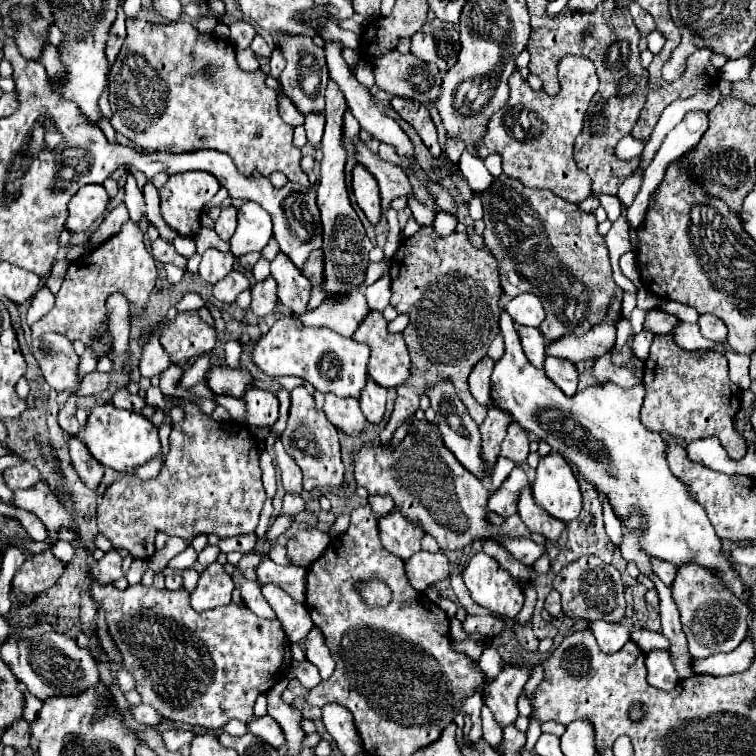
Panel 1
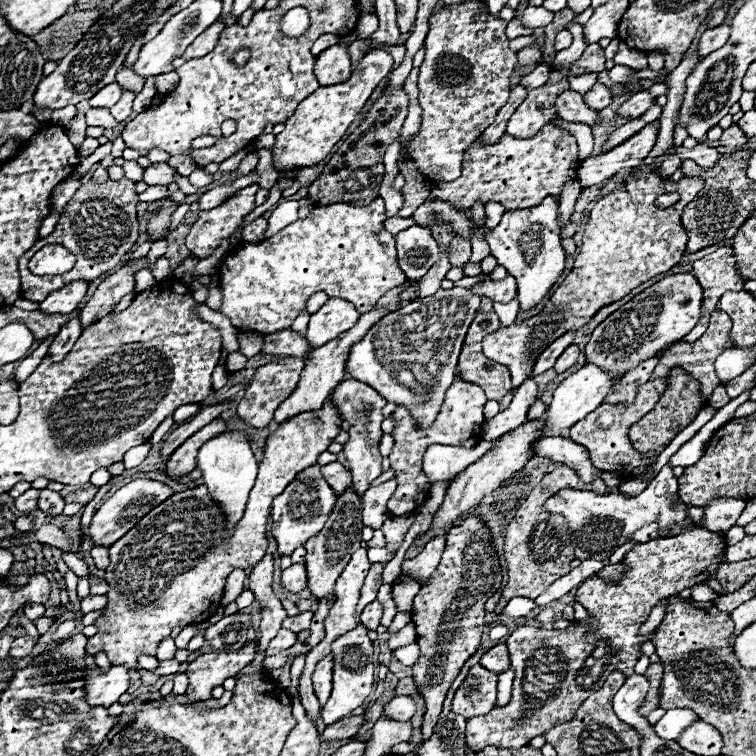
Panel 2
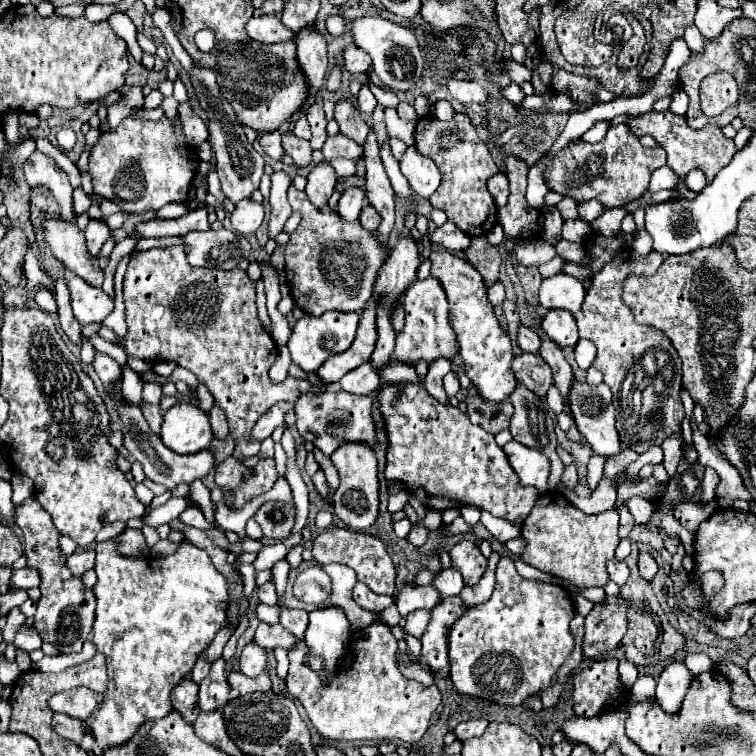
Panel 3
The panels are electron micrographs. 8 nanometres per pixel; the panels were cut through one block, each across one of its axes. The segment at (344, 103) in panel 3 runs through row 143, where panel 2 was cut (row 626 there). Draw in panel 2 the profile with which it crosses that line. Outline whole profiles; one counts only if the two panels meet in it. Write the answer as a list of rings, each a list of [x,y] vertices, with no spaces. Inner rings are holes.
[[[358,624],[354,630],[338,636],[332,642],[332,658],[334,658],[334,684],[332,684],[332,696],[322,708],[322,720],[324,724],[334,724],[336,720],[350,714],[354,708],[358,708],[368,694],[372,692],[374,684],[374,664],[372,664],[372,642],[368,638],[368,630]]]

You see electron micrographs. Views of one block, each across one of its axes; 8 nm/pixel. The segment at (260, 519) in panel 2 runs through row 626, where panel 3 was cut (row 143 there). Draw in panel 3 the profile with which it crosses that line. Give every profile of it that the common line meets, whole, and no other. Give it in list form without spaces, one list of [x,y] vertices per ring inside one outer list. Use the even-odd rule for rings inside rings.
[[[164,116],[162,120],[126,118],[118,128],[100,136],[90,154],[90,176],[94,192],[116,202],[128,214],[160,210],[170,202],[184,202],[196,176],[196,156],[180,156],[176,144],[184,144],[180,120],[176,126]]]

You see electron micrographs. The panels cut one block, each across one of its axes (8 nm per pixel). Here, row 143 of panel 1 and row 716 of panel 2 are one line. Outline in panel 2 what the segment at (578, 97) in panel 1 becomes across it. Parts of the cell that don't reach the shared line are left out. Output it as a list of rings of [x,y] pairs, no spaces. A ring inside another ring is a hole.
[[[688,528],[680,536],[636,544],[622,560],[628,564],[628,572],[624,572],[624,580],[620,584],[604,584],[604,580],[596,580],[596,576],[592,576],[578,586],[576,600],[598,620],[598,628],[592,636],[586,634],[588,626],[582,622],[566,630],[546,630],[534,626],[520,626],[514,630],[506,640],[512,668],[516,672],[512,698],[506,706],[494,708],[486,716],[468,720],[468,746],[474,752],[484,750],[486,746],[518,750],[534,736],[542,736],[556,724],[570,722],[580,704],[604,684],[608,672],[620,670],[626,676],[634,672],[632,668],[640,658],[640,644],[652,638],[638,636],[638,628],[646,622],[658,600],[706,580],[694,576],[706,572],[710,566],[718,566],[722,560],[722,536],[704,528]],[[538,694],[552,696],[538,698]]]

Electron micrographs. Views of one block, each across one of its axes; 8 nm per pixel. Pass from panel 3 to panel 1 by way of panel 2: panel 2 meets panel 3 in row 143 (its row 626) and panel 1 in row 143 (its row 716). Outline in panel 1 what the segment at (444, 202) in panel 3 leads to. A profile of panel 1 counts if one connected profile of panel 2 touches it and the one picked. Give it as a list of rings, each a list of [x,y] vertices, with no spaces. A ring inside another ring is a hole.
[[[394,96],[390,100],[392,108],[418,132],[418,136],[422,138],[422,142],[426,144],[426,148],[430,150],[430,154],[434,158],[440,158],[442,148],[438,144],[438,136],[436,136],[436,126],[430,118],[430,112],[424,104],[416,102],[416,100],[406,100],[406,98],[398,98]]]

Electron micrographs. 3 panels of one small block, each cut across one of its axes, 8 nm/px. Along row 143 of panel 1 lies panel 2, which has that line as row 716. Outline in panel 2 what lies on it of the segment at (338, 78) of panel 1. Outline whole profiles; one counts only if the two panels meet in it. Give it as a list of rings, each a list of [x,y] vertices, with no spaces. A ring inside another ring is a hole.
[[[394,696],[390,702],[384,704],[384,716],[388,716],[390,720],[406,722],[414,716],[414,712],[416,712],[416,704],[410,696]]]

